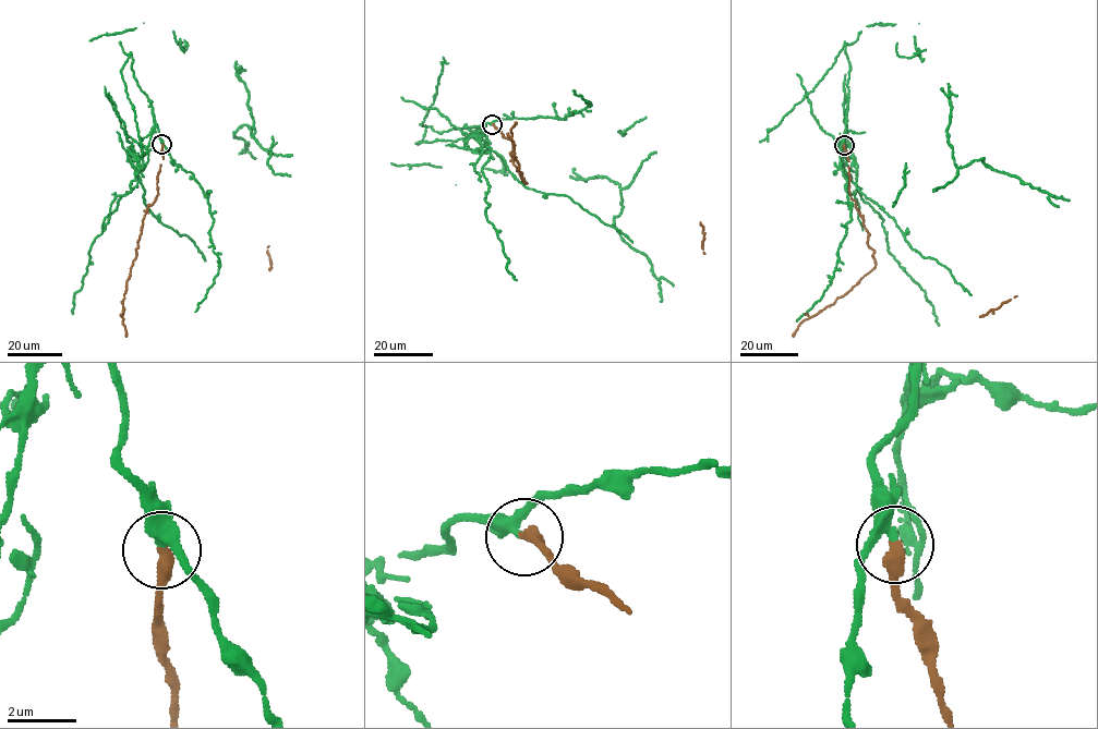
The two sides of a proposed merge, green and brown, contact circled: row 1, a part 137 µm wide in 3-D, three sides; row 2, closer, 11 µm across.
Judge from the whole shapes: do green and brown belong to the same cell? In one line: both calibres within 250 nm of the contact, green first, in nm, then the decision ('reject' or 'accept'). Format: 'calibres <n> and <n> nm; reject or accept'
calibres 320 and 400 nm; reject

